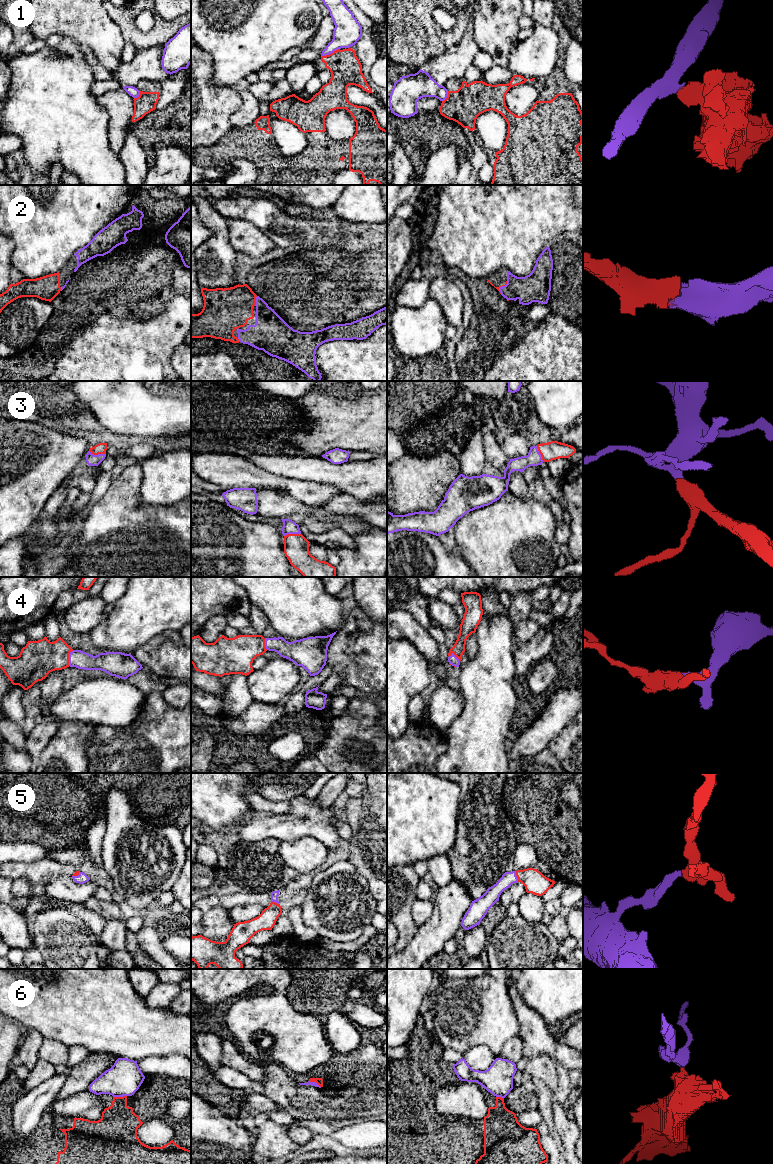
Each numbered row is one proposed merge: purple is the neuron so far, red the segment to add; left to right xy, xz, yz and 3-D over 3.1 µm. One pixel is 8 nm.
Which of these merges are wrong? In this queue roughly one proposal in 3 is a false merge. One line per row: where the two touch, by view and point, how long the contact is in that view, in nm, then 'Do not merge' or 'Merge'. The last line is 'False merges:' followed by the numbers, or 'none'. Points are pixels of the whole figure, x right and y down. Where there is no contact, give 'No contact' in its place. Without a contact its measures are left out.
1: Touches purple at xz (330, 53). Shared border 170 nm. Do not merge
2: Touches purple at xz (256, 301). Shared border 80 nm. Merge
3: Touches purple at xy (98, 454). Shared border 140 nm. Merge
4: Touches purple at xy (69, 658). Shared border 130 nm. Merge
5: Touches purple at yz (516, 876). Shared border 90 nm. Merge
6: Touches purple at xy (119, 1096). Shared border 110 nm. Do not merge
False merges: 1, 6

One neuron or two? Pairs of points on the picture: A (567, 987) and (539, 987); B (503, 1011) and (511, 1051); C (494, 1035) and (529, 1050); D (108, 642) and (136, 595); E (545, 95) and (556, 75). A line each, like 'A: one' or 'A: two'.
A: one
B: two
C: two
D: one
E: one

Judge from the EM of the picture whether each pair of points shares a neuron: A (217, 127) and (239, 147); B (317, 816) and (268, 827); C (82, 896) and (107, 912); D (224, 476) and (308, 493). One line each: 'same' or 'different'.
A: different
B: same
C: different
D: same

